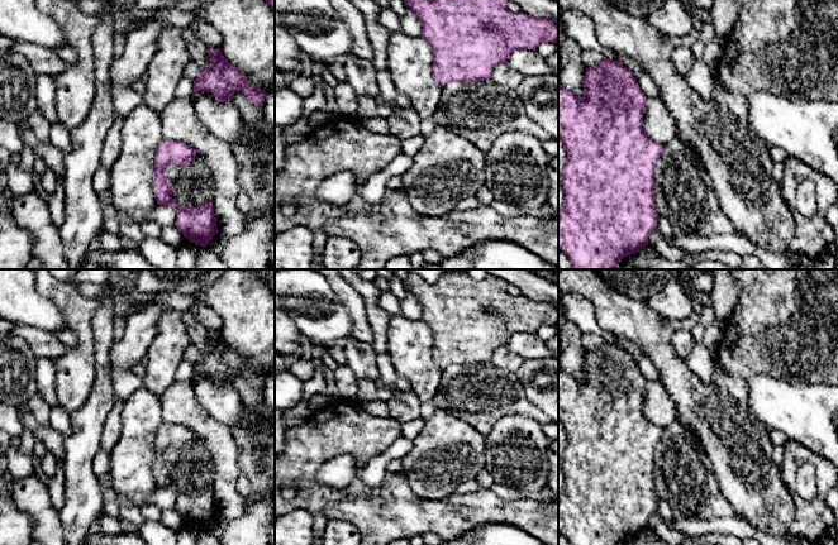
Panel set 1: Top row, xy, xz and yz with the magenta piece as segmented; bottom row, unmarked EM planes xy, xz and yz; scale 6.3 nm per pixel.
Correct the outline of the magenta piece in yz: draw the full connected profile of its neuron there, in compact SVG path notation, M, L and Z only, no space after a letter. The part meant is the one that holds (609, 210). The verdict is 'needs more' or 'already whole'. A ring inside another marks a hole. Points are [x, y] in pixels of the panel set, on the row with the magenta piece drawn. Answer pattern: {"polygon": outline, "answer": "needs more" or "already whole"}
{"polygon": "M604 57L599 66L586 68L582 82L584 97L578 99L572 91L565 89L558 82L558 138L563 142L567 152L567 162L562 173L563 206L558 211L558 249L563 250L572 263L573 269L615 269L620 259L628 254L635 254L643 247L648 245L648 236L653 229L657 229L657 211L654 204L654 166L663 152L663 145L652 140L642 129L647 96L641 90L632 71L620 62Z", "answer": "already whole"}

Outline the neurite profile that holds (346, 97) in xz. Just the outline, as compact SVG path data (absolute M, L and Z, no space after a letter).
M338 82L334 90L335 104L344 116L354 116L358 109L360 94L347 82Z

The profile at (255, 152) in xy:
M262 116L258 125L249 125L243 118L242 137L232 148L237 167L239 191L237 207L246 215L247 226L235 235L227 236L220 258L228 269L270 269L268 243L272 223L266 216L275 199L275 138L271 125Z

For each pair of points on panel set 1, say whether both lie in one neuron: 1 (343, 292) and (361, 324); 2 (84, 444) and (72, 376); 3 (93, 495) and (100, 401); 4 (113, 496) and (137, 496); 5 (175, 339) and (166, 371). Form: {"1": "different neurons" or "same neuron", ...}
{"1": "same neuron", "2": "different neurons", "3": "same neuron", "4": "different neurons", "5": "same neuron"}

